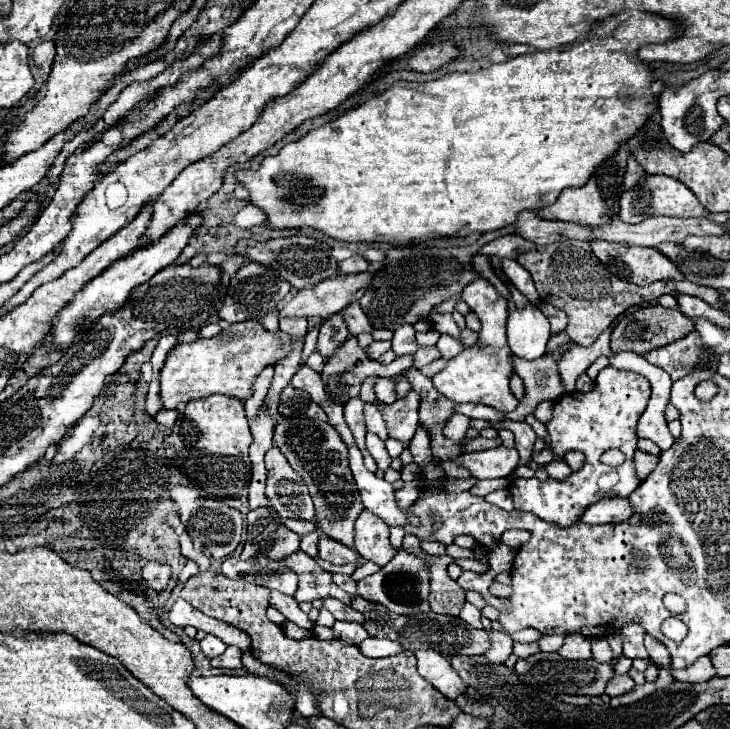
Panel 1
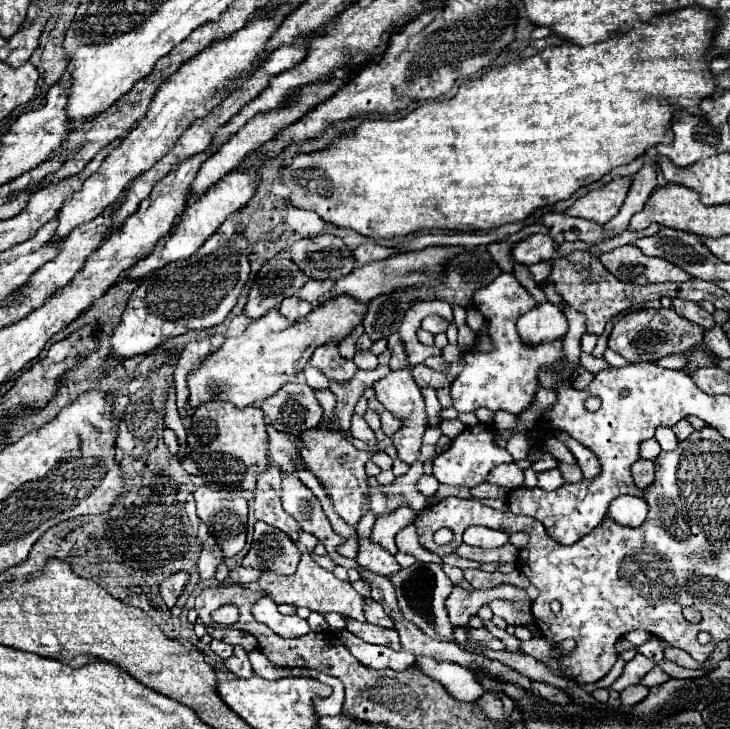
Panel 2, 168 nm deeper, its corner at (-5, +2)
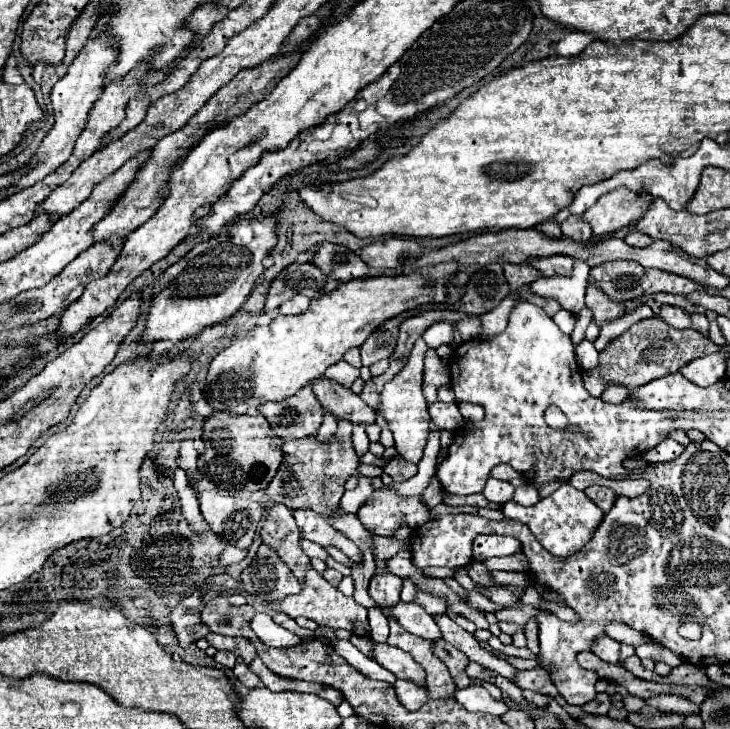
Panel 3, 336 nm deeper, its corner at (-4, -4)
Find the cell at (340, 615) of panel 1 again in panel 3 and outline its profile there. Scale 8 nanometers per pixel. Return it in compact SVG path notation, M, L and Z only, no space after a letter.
M375 643L373 651L375 651L375 657L377 657L377 663L383 665L385 669L389 669L397 679L413 681L419 687L425 687L425 671L419 663L415 663L411 659L409 653L397 649L397 647L391 647L387 643L383 643L383 645Z

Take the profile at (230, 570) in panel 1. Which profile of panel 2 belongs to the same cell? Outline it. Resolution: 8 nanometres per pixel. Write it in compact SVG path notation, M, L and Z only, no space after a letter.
M238 565L238 567L234 567L234 569L230 571L230 577L232 577L234 583L246 585L246 583L256 581L256 577L260 577L262 573L264 573L262 569L250 569L250 567L242 567L242 565Z

